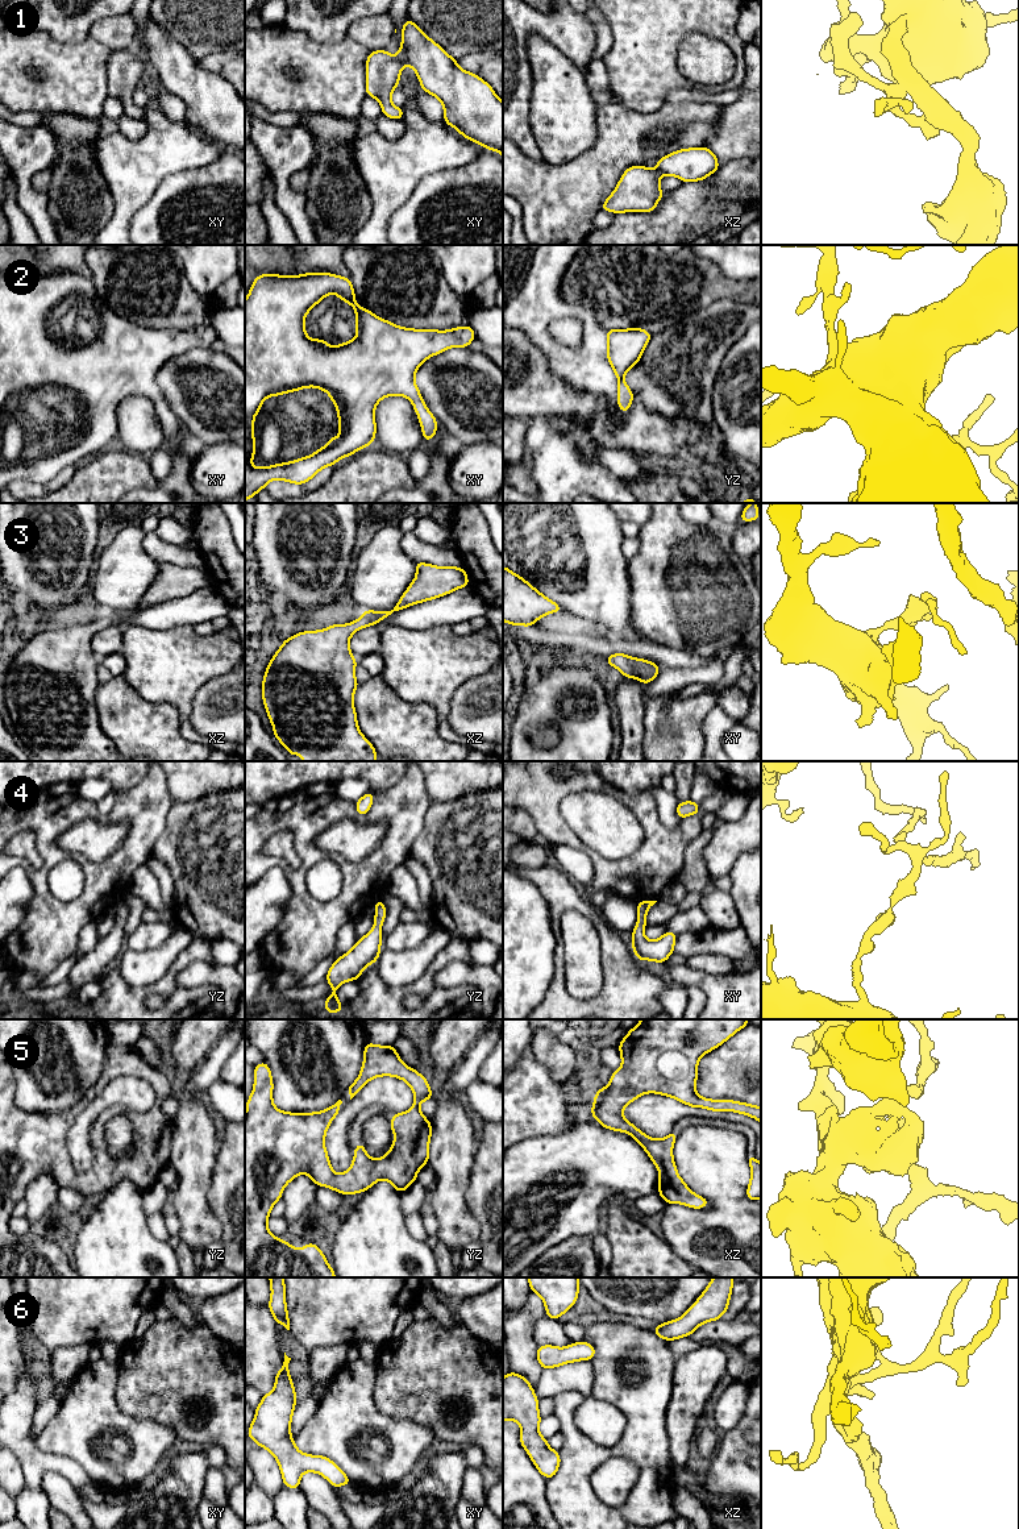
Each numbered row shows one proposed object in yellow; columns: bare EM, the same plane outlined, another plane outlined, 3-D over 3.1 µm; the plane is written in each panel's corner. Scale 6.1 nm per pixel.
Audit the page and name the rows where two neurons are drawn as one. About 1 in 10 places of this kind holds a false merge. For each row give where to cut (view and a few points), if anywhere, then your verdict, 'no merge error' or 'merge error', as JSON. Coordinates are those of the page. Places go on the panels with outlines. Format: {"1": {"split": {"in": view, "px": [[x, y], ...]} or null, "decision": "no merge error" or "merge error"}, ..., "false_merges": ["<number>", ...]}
{"1": {"split": {"in": "xy", "px": [[398, 55], [404, 63]]}, "decision": "merge error"}, "2": {"split": null, "decision": "no merge error"}, "3": {"split": null, "decision": "no merge error"}, "4": {"split": null, "decision": "no merge error"}, "5": {"split": null, "decision": "no merge error"}, "6": {"split": null, "decision": "no merge error"}, "false_merges": ["1"]}

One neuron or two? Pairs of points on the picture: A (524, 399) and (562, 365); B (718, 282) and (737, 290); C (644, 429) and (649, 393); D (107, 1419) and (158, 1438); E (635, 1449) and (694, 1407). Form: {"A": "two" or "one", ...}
{"A": "two", "B": "one", "C": "two", "D": "one", "E": "two"}

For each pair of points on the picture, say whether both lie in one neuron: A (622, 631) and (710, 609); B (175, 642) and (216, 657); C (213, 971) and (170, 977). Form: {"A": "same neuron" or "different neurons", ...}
{"A": "different neurons", "B": "same neuron", "C": "different neurons"}

